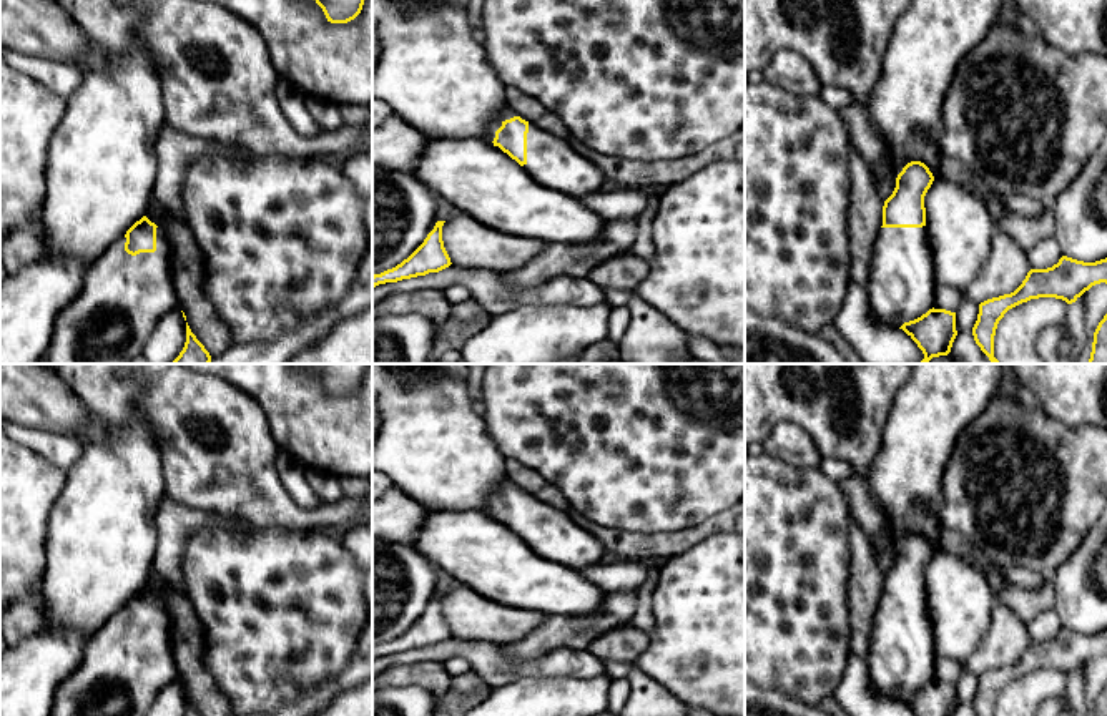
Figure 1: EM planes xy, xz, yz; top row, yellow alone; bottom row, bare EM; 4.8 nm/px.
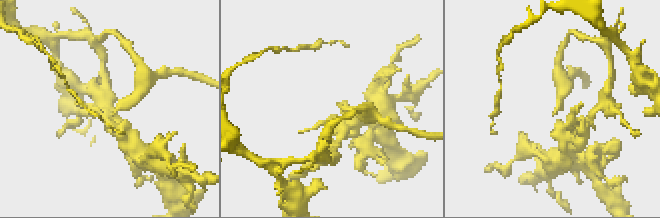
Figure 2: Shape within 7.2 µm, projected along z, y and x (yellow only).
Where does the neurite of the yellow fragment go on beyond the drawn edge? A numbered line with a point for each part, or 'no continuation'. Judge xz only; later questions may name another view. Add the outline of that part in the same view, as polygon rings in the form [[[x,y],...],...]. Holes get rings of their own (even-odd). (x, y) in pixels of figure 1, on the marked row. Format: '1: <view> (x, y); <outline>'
1: xz (506, 113); [[[507,105],[489,121],[487,131],[485,131],[485,138],[484,141],[497,150],[500,150],[499,146],[495,146],[492,141],[495,138],[495,131],[502,126],[502,123],[505,120],[510,120],[517,116]],[[500,150],[502,151],[502,150]]]

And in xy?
1: xy (123, 296); [[[156,228],[156,251],[131,256],[121,236],[96,257],[81,292],[57,317],[43,364],[130,364],[160,319],[178,309],[173,248]]]

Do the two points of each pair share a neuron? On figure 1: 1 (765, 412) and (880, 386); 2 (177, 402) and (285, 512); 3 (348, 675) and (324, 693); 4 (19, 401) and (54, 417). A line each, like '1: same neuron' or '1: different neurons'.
1: same neuron
2: same neuron
3: same neuron
4: same neuron

